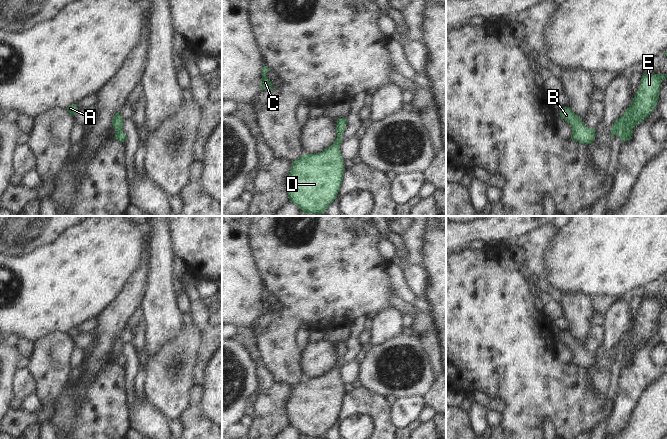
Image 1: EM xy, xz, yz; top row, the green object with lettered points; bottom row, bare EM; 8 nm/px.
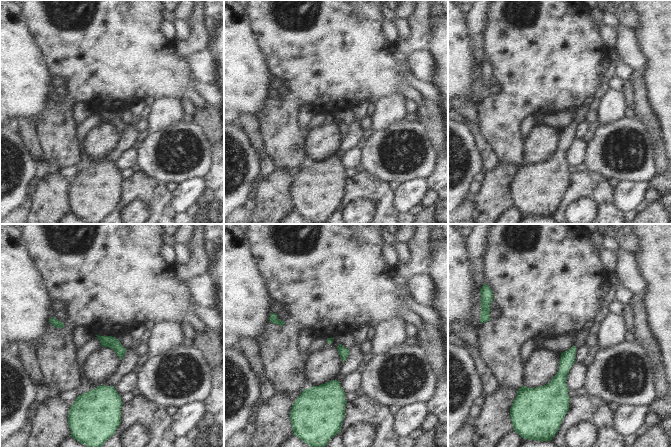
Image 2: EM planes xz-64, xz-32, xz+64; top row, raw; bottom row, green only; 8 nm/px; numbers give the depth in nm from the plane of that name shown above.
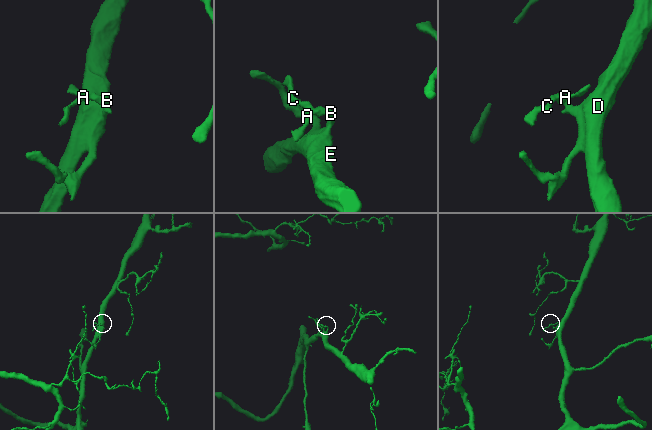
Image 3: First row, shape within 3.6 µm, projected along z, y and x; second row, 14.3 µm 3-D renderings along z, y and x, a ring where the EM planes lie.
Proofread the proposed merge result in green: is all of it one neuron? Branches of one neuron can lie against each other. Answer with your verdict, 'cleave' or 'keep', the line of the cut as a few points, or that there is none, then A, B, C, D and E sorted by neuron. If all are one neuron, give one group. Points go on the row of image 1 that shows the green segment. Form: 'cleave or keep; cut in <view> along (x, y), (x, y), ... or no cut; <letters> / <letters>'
keep; no cut; A B C D E

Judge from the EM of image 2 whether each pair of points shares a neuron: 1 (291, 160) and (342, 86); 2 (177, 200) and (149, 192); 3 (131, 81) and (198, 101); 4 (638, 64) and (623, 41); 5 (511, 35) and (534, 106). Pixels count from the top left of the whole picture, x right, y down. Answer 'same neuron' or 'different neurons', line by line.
1: same neuron
2: different neurons
3: different neurons
4: same neuron
5: same neuron

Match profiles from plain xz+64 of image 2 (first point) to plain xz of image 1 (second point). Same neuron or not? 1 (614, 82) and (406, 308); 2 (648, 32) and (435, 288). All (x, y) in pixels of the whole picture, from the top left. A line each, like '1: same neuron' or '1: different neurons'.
1: same neuron
2: same neuron

